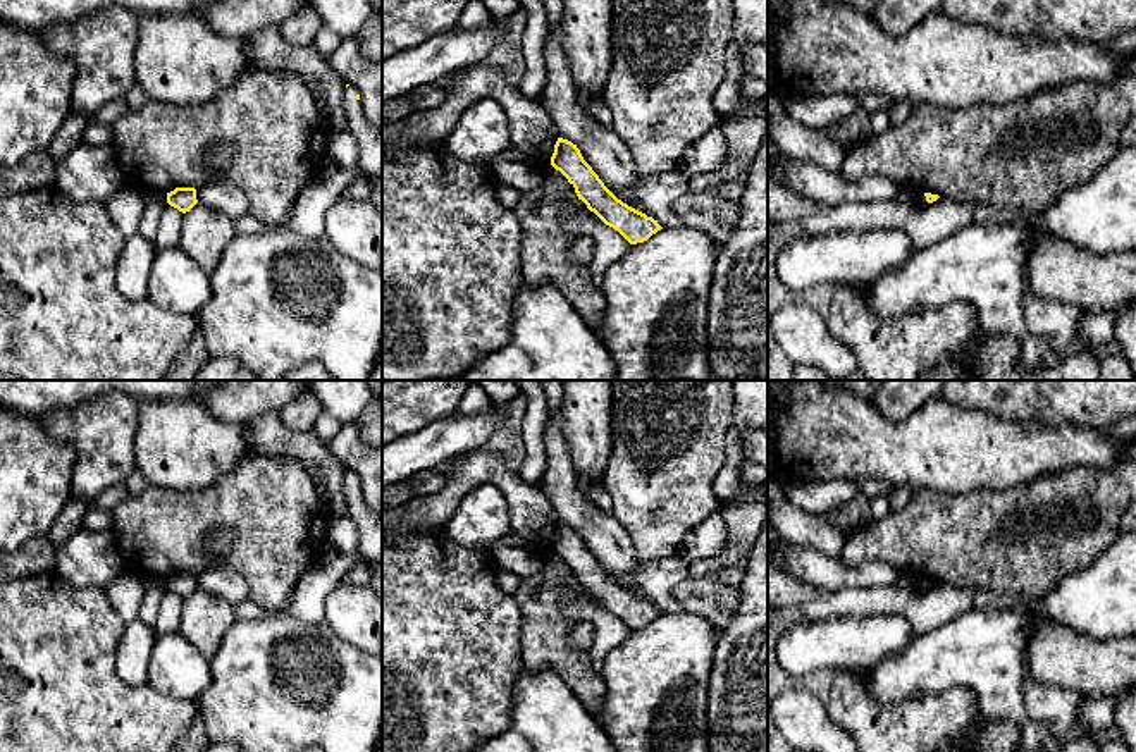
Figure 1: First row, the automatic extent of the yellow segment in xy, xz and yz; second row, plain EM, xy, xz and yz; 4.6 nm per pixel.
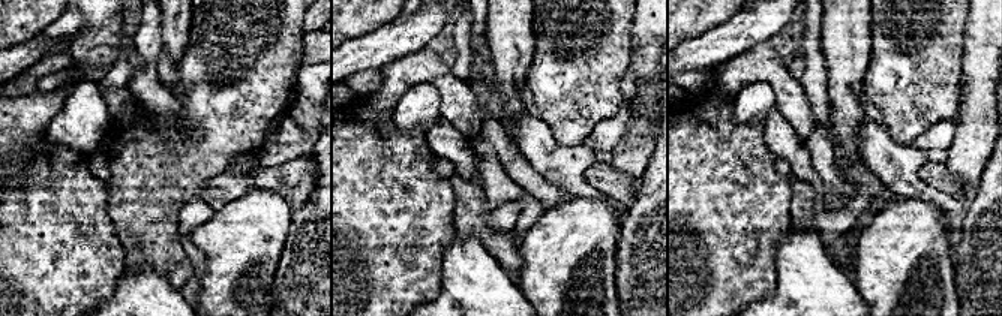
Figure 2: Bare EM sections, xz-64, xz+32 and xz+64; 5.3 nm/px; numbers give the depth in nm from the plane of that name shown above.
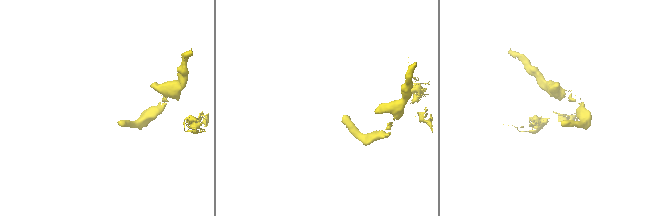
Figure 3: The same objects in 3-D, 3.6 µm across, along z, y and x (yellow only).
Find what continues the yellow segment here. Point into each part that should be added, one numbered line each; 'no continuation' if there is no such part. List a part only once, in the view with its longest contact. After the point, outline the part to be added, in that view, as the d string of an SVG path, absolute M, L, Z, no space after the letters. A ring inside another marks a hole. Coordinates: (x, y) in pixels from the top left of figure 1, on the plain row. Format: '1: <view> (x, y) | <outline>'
1: xy (369, 523) | M353 472L344 475L343 494L348 506L348 515L358 527L358 551L367 564L382 563L382 518L367 502L358 477Z

